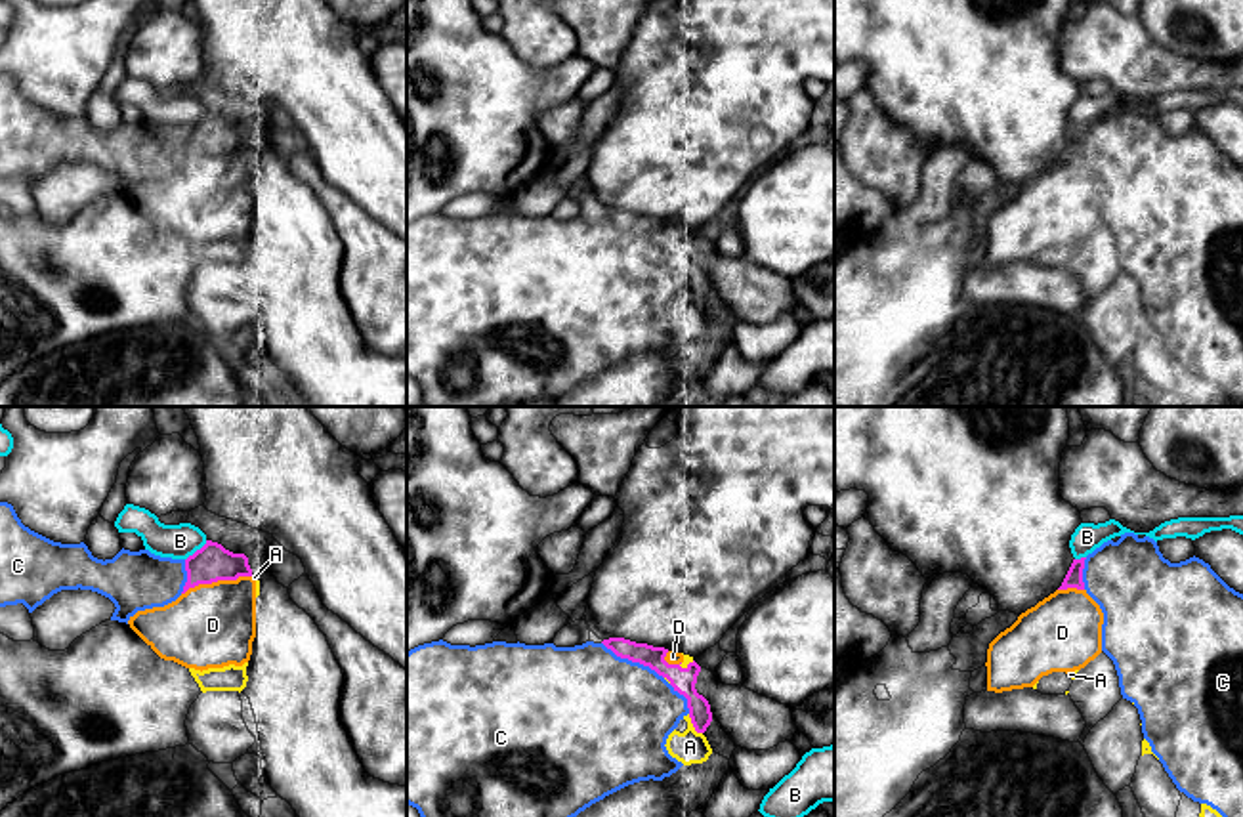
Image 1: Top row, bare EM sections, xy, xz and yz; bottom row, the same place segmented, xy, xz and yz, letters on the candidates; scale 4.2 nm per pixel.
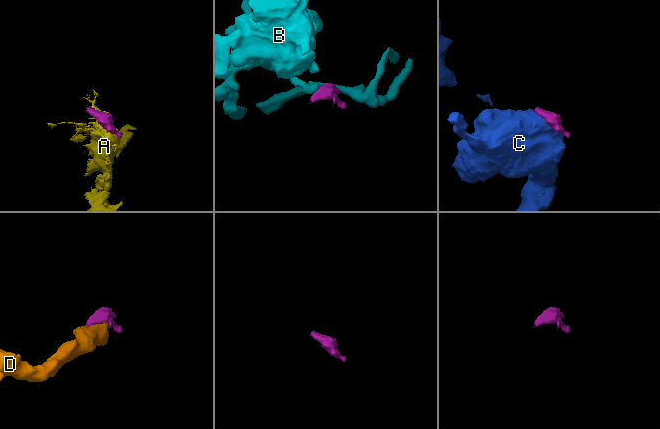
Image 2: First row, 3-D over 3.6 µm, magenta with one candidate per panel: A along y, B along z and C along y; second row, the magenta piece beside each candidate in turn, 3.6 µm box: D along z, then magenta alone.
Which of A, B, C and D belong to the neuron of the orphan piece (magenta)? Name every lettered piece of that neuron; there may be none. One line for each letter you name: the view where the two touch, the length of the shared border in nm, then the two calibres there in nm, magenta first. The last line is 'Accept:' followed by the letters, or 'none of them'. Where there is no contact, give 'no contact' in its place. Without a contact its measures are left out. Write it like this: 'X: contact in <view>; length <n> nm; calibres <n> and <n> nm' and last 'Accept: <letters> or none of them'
D: contact in xy; length 300 nm; calibres 160 and 360 nm
Accept: D

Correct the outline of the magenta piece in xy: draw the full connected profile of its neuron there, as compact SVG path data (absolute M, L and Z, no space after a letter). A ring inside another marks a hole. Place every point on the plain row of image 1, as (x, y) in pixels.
M206 116L185 132L187 155L181 168L164 178L137 183L130 200L164 233L185 241L208 242L250 233L256 210L256 153L244 126L221 116Z

